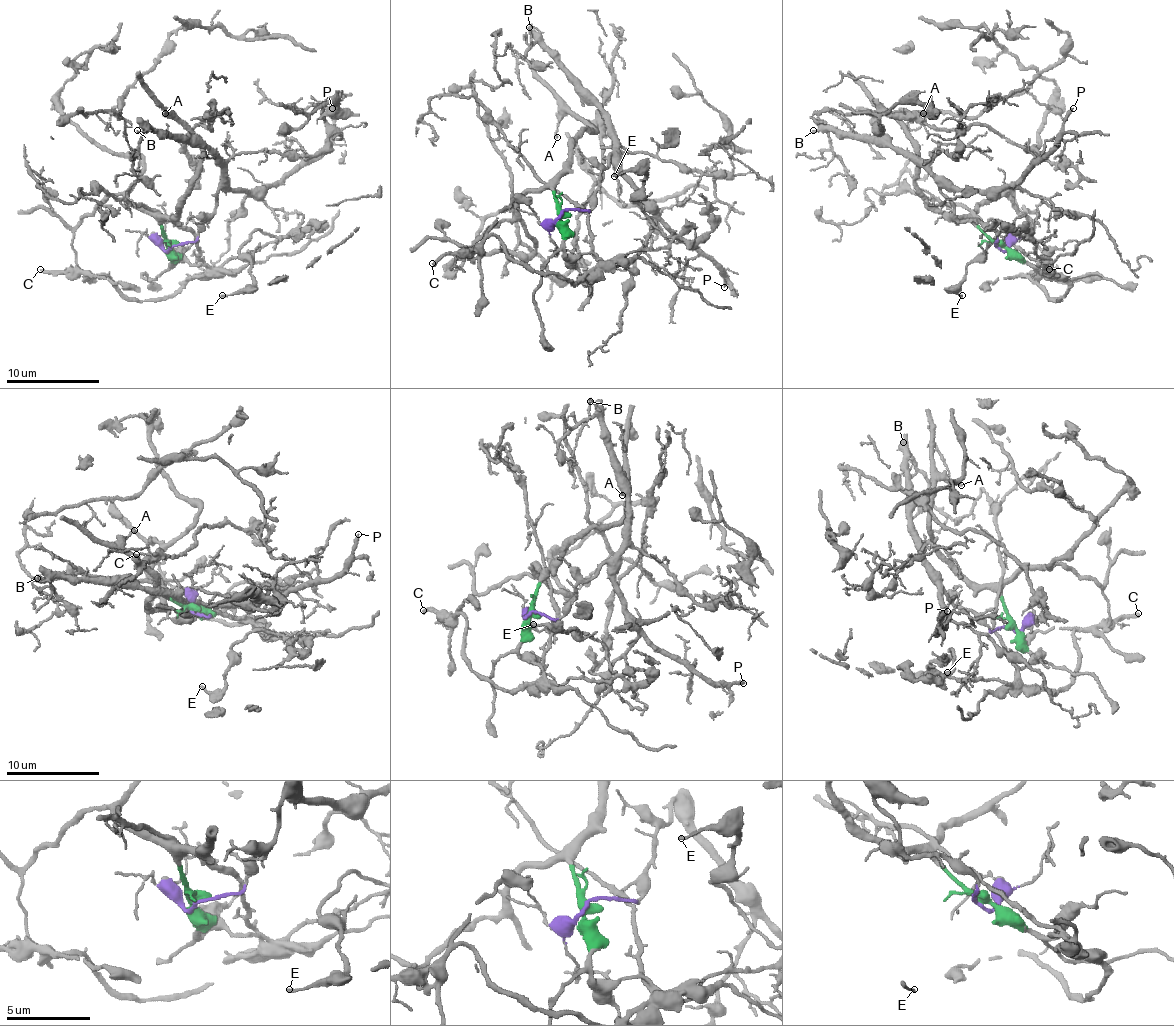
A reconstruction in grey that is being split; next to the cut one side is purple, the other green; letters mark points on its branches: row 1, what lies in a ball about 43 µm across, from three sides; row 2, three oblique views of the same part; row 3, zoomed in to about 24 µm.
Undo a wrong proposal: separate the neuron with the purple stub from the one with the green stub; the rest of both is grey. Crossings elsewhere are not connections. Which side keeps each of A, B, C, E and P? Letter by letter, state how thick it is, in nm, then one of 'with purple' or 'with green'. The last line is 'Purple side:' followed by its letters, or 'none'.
A: 140 nm | with green
B: 90 nm | with purple
C: 280 nm | with green
E: 140 nm | with green
P: 280 nm | with purple
Purple side: B, P

